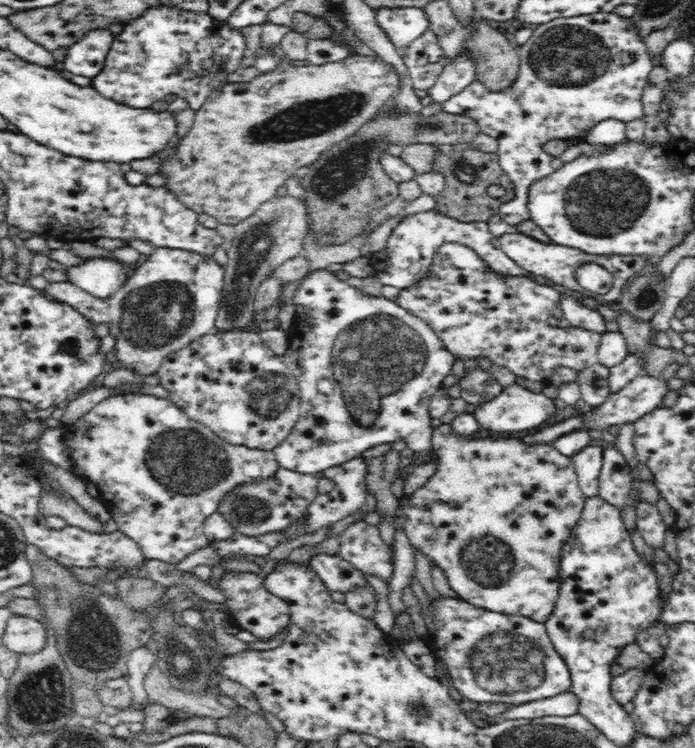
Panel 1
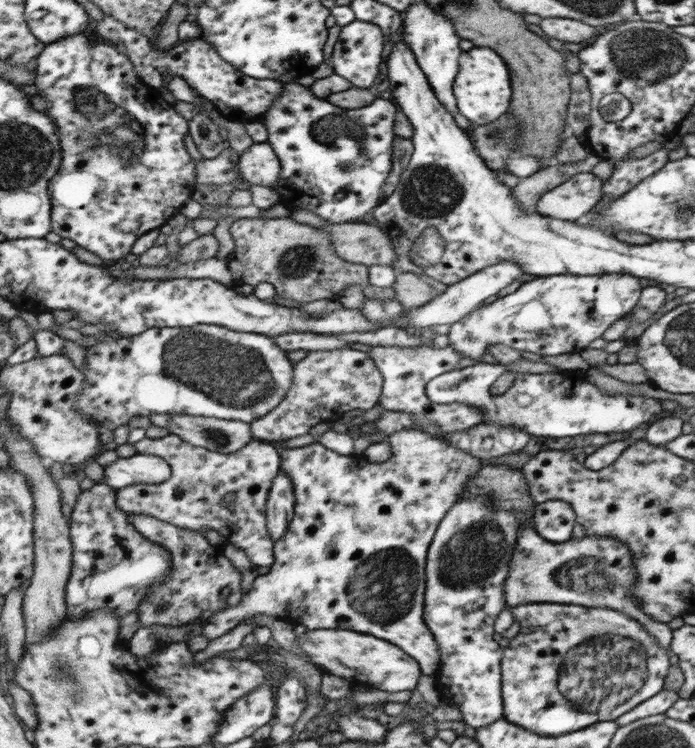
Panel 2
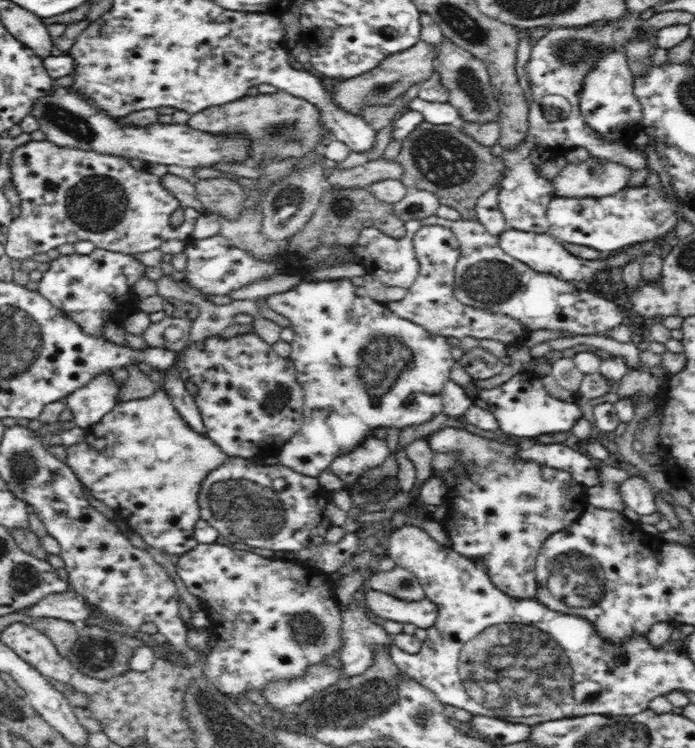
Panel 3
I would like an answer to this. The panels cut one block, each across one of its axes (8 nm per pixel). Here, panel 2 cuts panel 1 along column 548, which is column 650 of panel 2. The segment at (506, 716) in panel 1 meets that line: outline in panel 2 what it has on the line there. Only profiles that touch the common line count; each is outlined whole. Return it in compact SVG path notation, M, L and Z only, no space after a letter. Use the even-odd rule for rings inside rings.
M662 689L658 694L652 696L633 710L627 711L617 719L618 727L627 726L636 720L648 718L648 716L665 714L679 699L678 690Z

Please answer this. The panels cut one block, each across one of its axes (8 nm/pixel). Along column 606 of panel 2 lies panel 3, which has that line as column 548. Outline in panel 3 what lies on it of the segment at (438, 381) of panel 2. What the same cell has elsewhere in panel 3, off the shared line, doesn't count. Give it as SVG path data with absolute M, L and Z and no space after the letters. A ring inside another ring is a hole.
M528 369L492 389L476 389L472 380L468 384L467 395L474 405L488 410L496 417L500 432L520 436L520 438L524 436L532 438L532 436L550 434L550 432L569 433L574 424L582 418L582 410L575 402L562 401L546 393L540 380L540 377Z

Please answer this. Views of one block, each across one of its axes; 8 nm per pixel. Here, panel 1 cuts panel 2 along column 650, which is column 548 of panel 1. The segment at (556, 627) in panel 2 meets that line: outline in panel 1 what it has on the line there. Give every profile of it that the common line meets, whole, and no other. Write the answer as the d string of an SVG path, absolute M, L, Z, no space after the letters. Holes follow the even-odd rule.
M441 596L438 600L432 600L432 613L434 613L434 624L435 624L435 633L428 635L426 638L426 641L428 645L432 648L433 654L434 654L434 660L435 660L435 666L436 666L436 674L438 673L437 671L437 666L441 666L445 668L445 674L447 674L447 678L449 678L449 682L451 682L452 686L460 692L460 694L463 696L464 700L472 700L474 702L504 702L507 704L509 707L514 707L514 706L520 706L520 704L526 704L525 702L530 702L530 701L535 701L535 700L540 700L543 698L550 698L550 697L555 697L556 695L560 694L561 692L567 691L571 689L572 686L572 681L571 681L571 674L569 671L569 668L567 667L567 664L565 663L565 660L556 653L556 650L554 649L554 645L552 645L552 641L550 641L550 637L548 637L548 632L546 632L546 627L544 626L544 623L538 623L537 621L532 621L531 619L528 619L524 616L515 616L515 615L510 615L509 613L496 613L496 612L491 612L479 607L476 607L472 604L469 604L468 602L465 602L464 600L457 598L445 598L445 596Z

